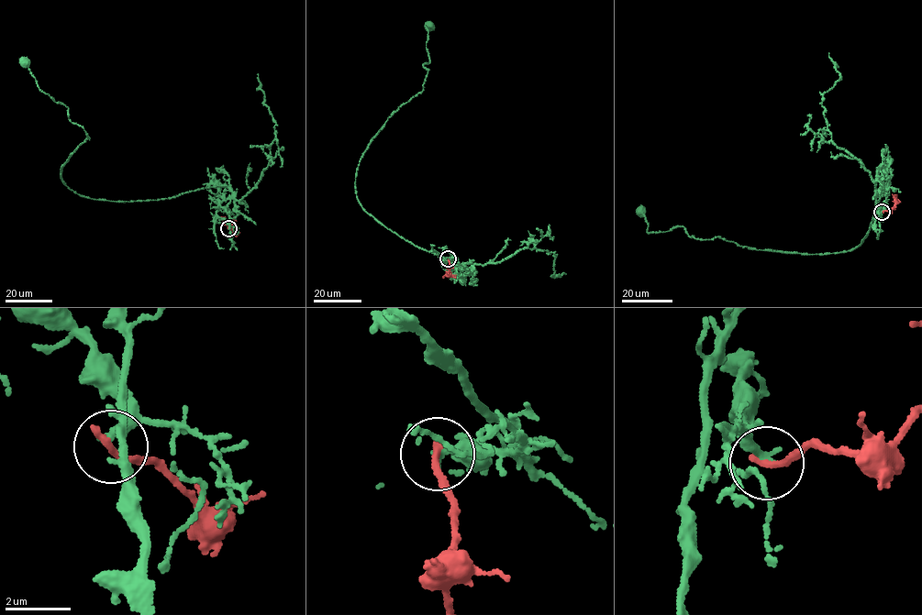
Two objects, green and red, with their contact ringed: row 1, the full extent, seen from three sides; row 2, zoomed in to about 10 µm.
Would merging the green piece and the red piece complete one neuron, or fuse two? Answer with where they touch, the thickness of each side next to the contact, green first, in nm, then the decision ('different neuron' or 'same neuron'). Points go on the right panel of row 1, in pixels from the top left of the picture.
(882, 212) | 320/240 nm | different neuron

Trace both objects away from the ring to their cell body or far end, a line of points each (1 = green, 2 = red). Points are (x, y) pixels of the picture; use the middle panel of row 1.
1: (448, 258), (448, 268), (472, 271), (388, 229), (362, 208), (355, 186), (368, 145), (422, 92), (428, 26)
2: (448, 258), (449, 269), (443, 277), (449, 277)

